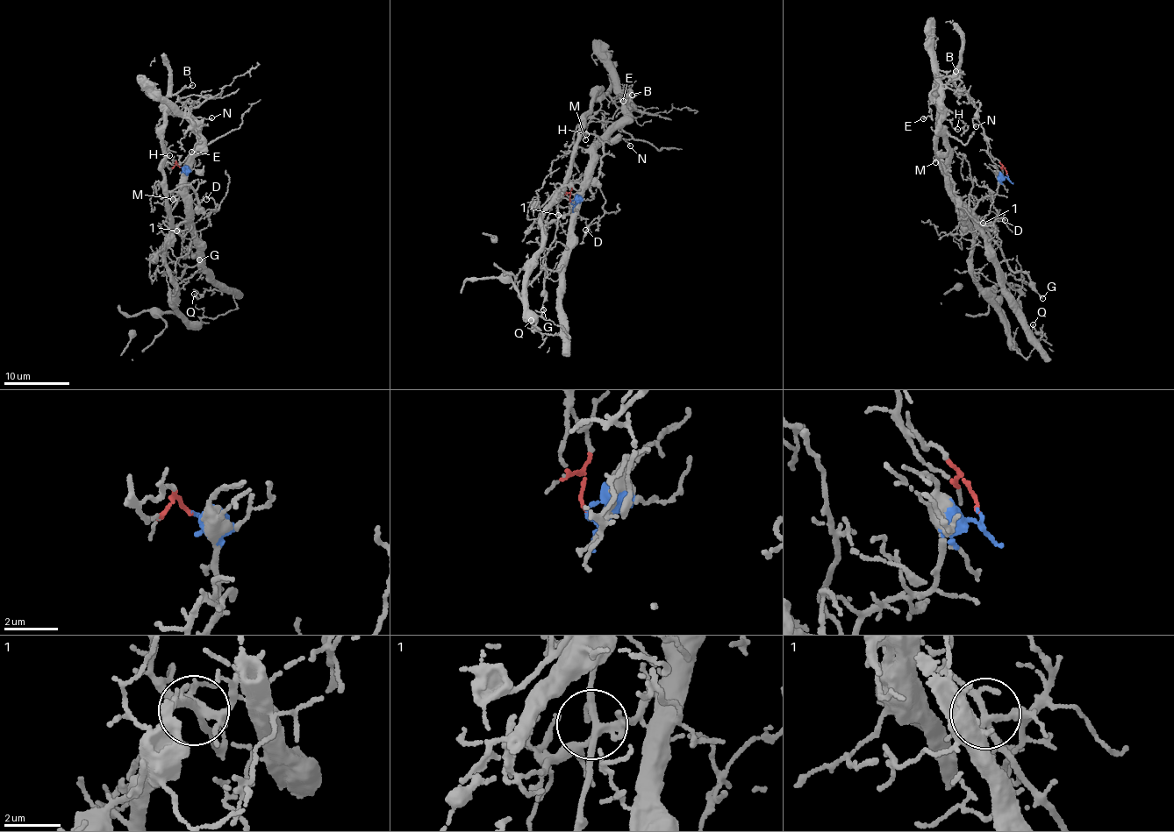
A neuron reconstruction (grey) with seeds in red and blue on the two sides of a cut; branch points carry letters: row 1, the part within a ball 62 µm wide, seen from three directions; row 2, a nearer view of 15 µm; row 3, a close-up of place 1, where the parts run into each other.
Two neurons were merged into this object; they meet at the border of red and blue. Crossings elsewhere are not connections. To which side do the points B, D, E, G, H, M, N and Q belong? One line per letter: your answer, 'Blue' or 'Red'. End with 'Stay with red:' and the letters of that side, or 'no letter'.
B: Red
D: Red
E: Blue
G: Red
H: Red
M: Red
N: Red
Q: Blue
Stay with red: B, D, G, H, M, N

